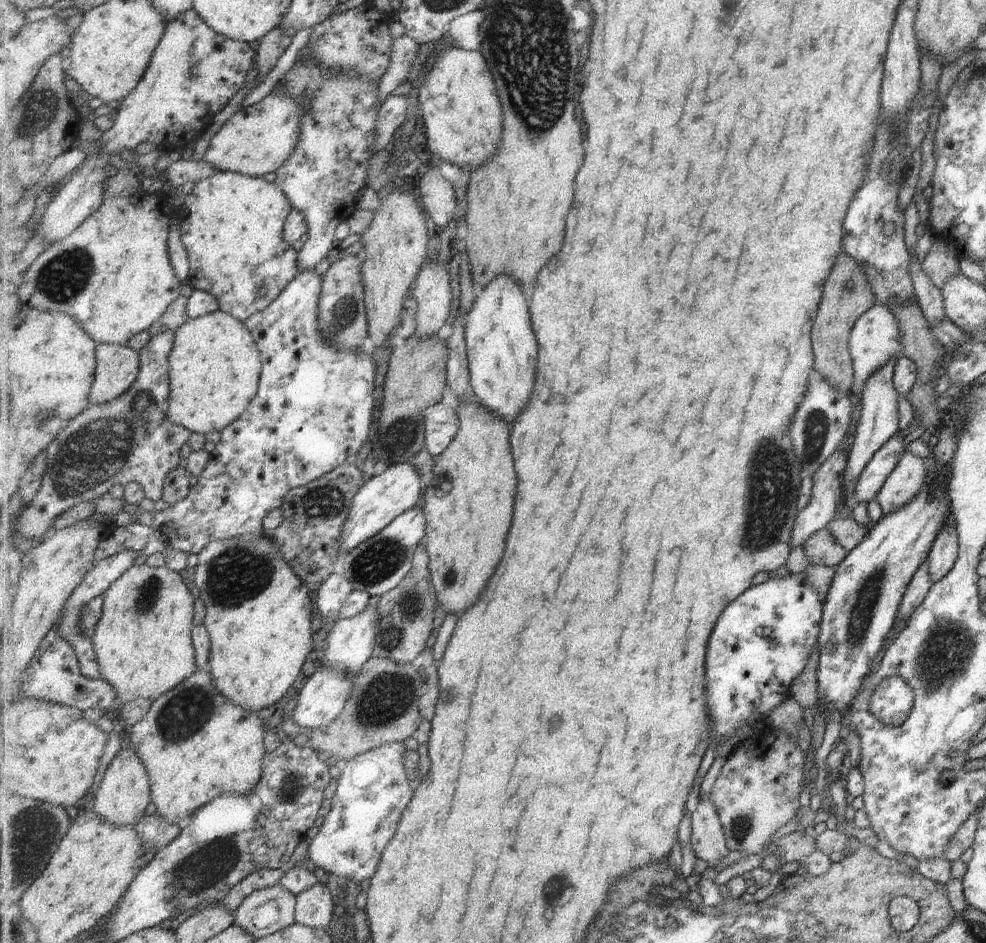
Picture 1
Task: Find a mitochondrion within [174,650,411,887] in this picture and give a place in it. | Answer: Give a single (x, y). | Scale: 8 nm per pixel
(289, 787)

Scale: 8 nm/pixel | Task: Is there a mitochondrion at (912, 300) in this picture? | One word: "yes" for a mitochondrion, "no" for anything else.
no

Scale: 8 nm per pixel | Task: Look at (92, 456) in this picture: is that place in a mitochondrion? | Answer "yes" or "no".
yes

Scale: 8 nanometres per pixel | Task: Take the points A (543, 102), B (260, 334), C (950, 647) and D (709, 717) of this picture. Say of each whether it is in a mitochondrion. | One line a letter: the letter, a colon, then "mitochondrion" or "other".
A: mitochondrion
B: other
C: mitochondrion
D: other

